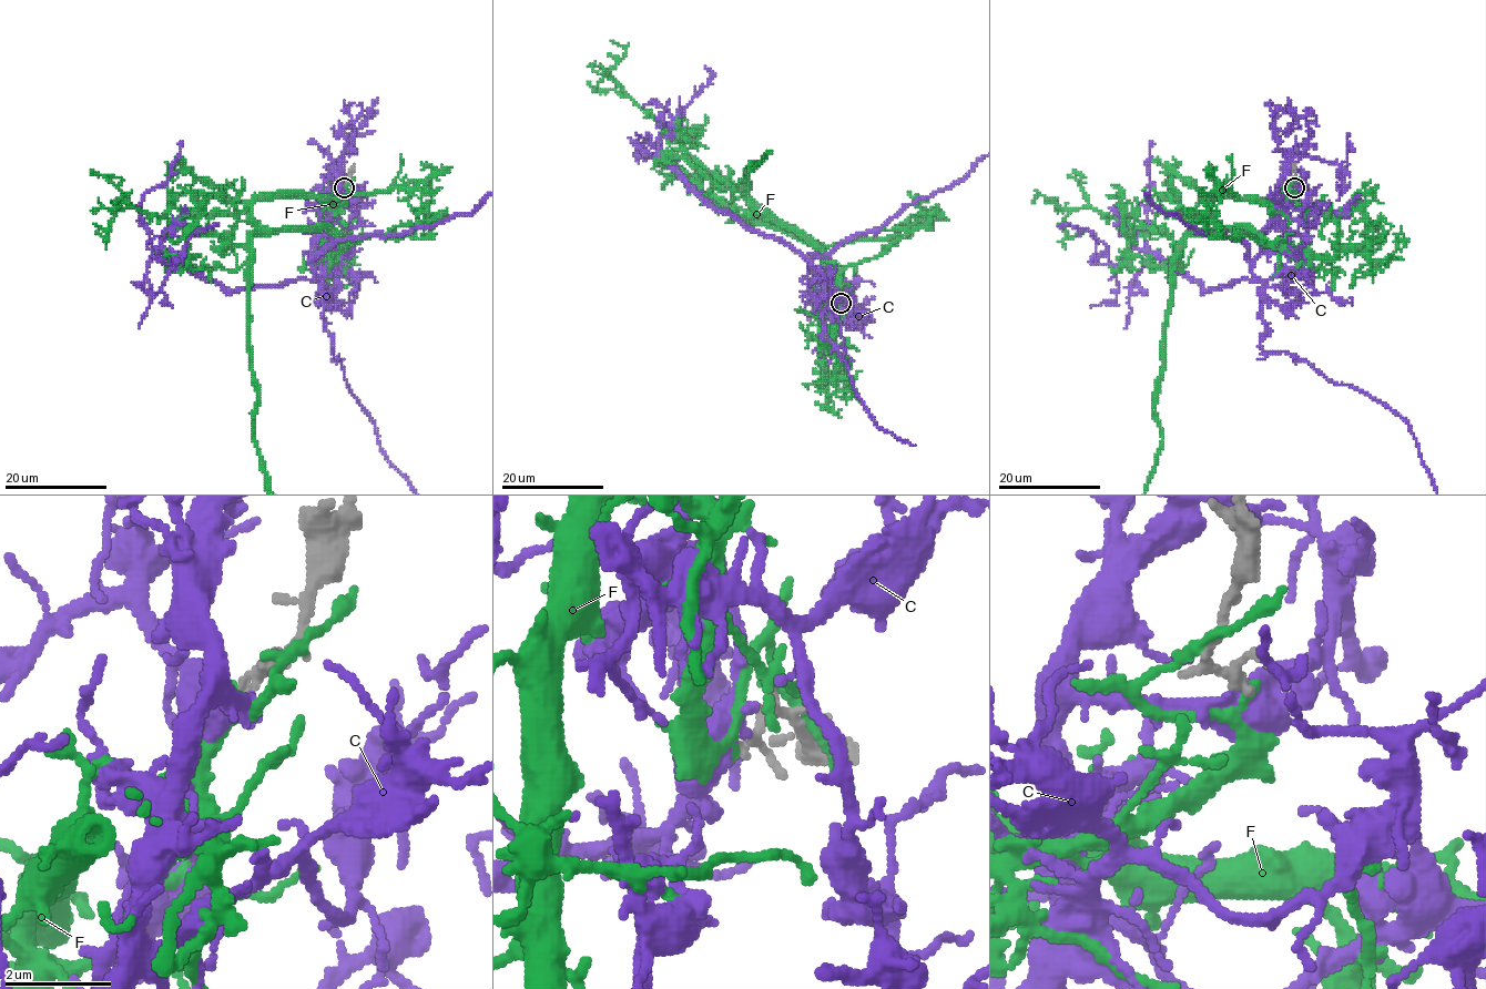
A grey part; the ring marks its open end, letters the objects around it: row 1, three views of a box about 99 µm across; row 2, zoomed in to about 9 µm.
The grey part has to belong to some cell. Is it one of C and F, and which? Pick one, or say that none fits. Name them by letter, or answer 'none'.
C

